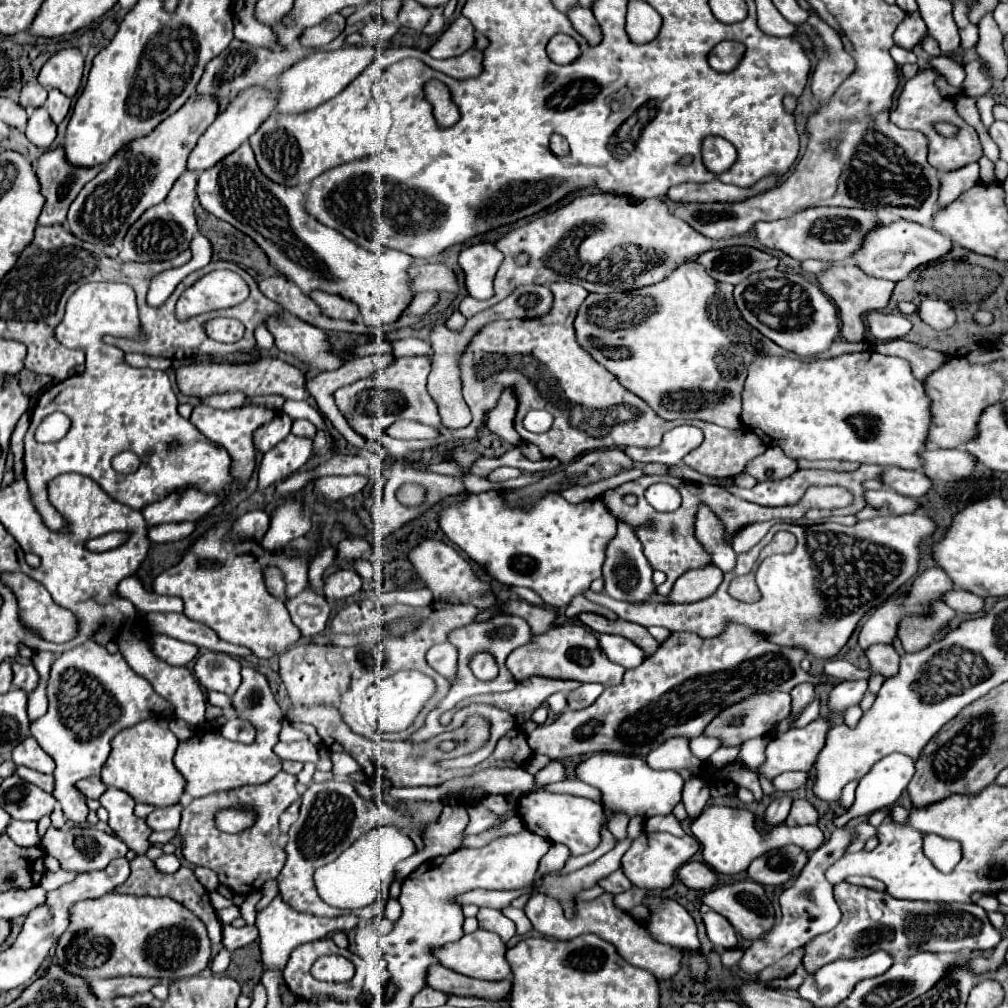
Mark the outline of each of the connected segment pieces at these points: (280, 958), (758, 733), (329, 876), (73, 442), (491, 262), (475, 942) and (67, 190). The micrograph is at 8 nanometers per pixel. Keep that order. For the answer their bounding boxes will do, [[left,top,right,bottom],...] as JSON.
[[256,895,360,971],[704,693,790,745],[314,825,416,909],[24,283,244,531],[460,243,504,299],[434,929,512,981],[36,145,102,225]]

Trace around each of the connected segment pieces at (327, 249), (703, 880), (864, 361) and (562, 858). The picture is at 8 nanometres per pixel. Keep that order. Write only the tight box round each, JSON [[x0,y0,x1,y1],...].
[[198,143,414,327],[678,861,718,889],[742,351,932,469],[538,843,570,876]]

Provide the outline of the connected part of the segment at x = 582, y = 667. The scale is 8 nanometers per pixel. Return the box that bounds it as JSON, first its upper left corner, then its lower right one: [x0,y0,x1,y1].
[506,625,624,685]

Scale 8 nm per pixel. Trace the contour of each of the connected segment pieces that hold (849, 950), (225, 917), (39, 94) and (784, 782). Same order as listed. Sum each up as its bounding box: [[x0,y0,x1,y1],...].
[[804,883,1002,973],[217,905,240,925],[20,83,48,111],[772,773,810,793]]

